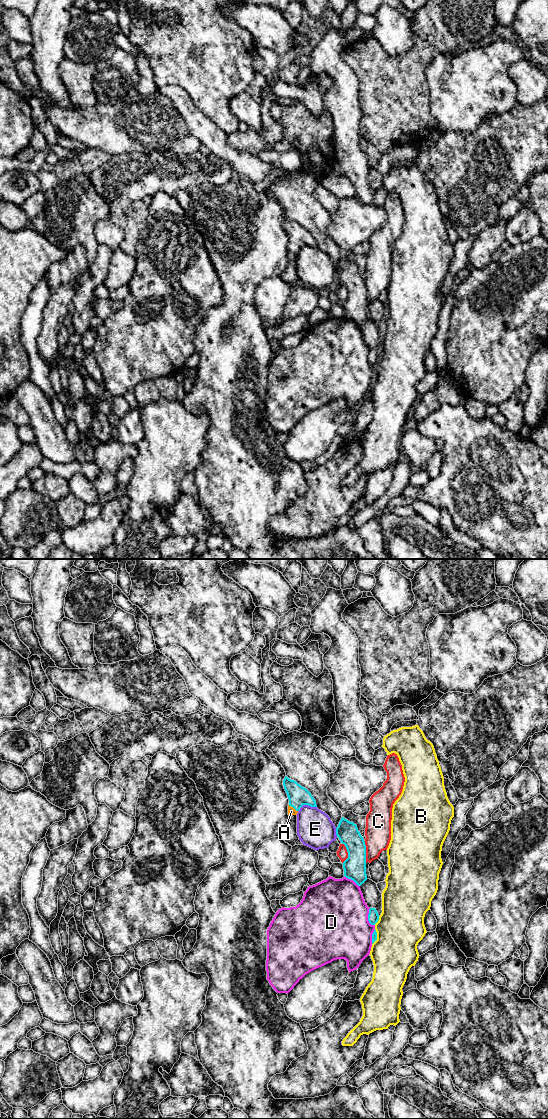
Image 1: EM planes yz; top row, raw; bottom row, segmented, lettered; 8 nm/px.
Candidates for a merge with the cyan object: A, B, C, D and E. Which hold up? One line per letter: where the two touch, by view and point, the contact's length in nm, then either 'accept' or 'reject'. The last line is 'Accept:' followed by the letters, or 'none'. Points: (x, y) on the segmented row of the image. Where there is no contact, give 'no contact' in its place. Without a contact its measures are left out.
A: yz (293, 807) | 90 nm | accept
B: yz (378, 919) | 80 nm | reject
C: yz (365, 852) | 180 nm | reject
D: yz (368, 918) | 150 nm | reject
E: yz (306, 804) | 160 nm | reject
Accept: A

